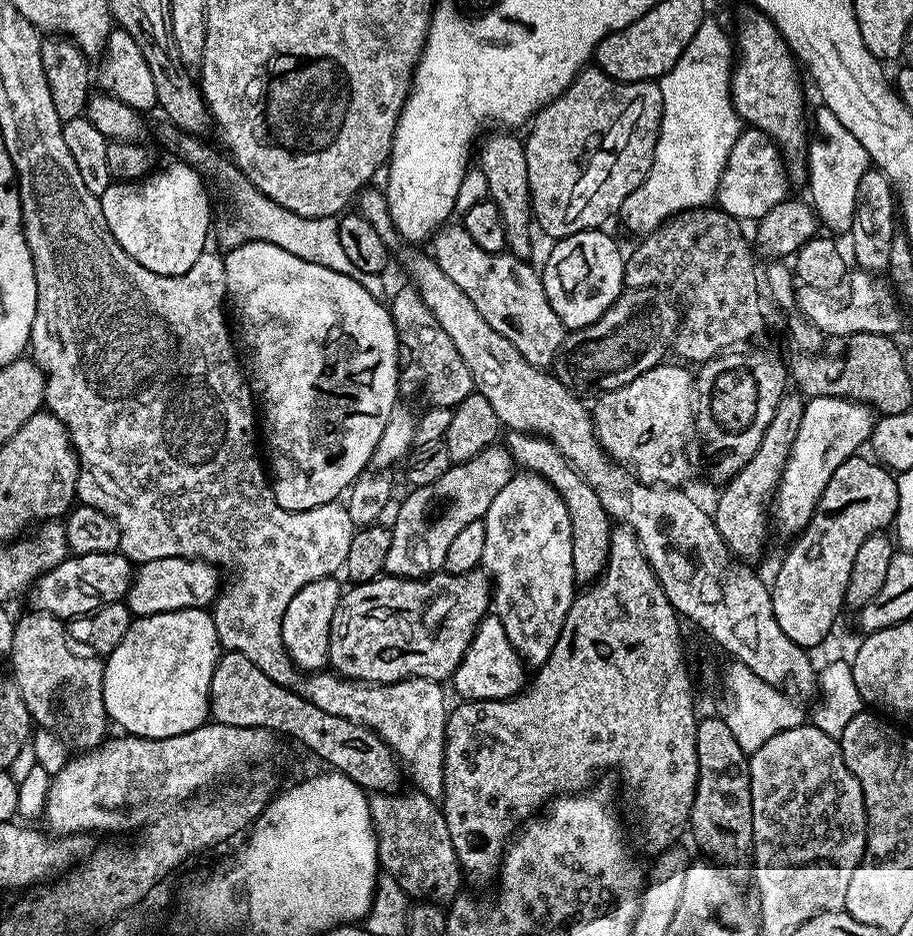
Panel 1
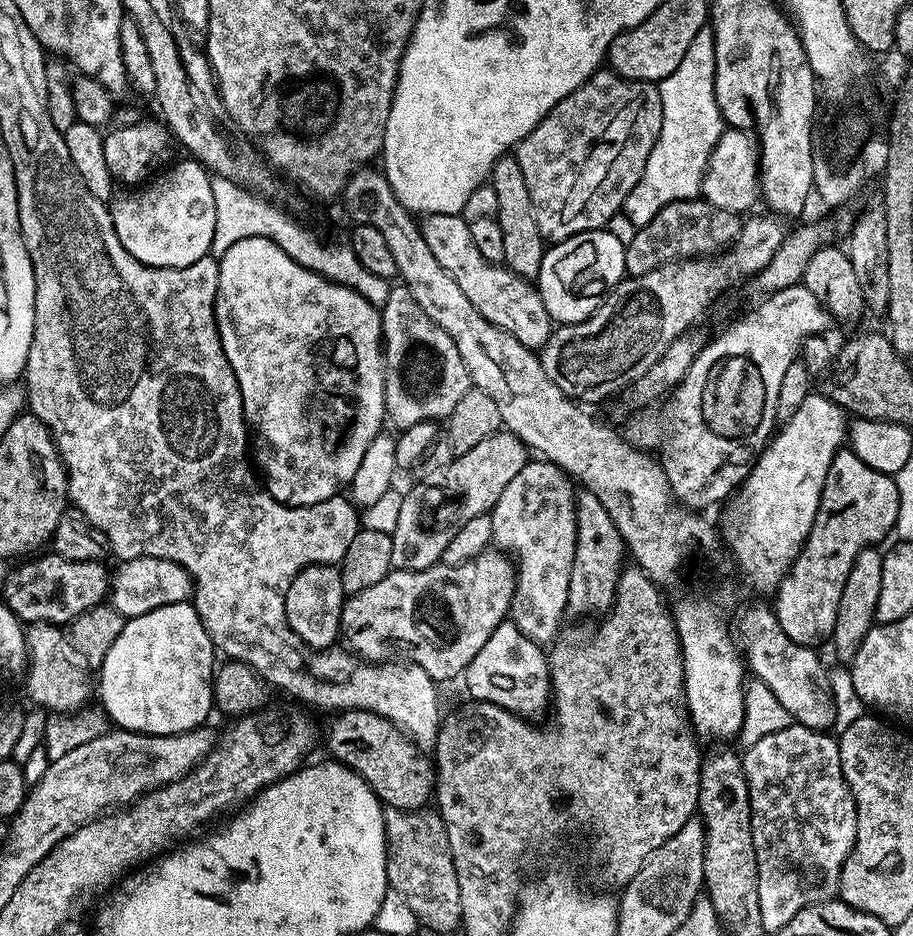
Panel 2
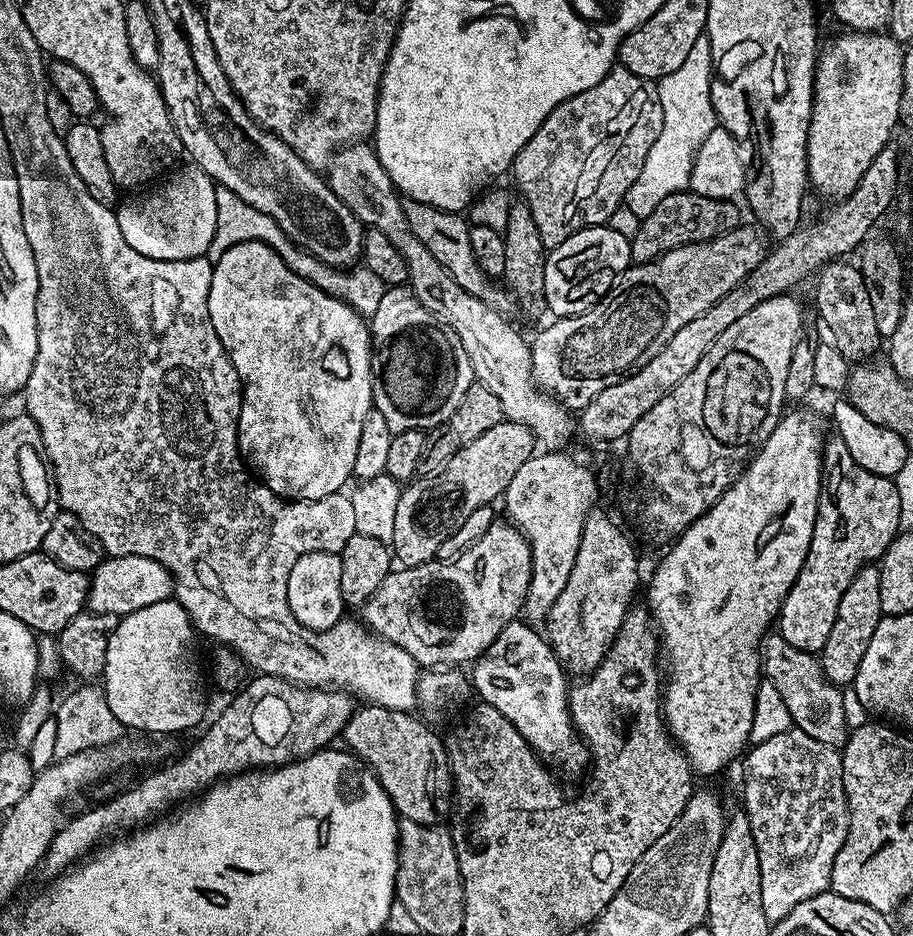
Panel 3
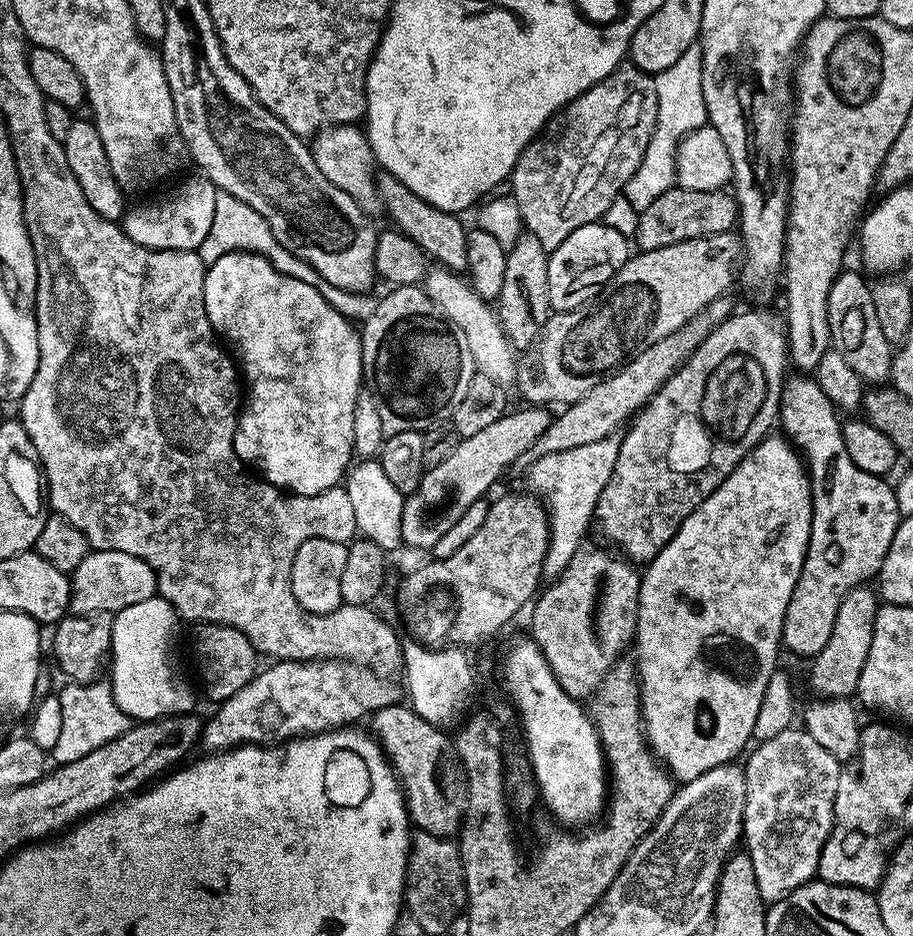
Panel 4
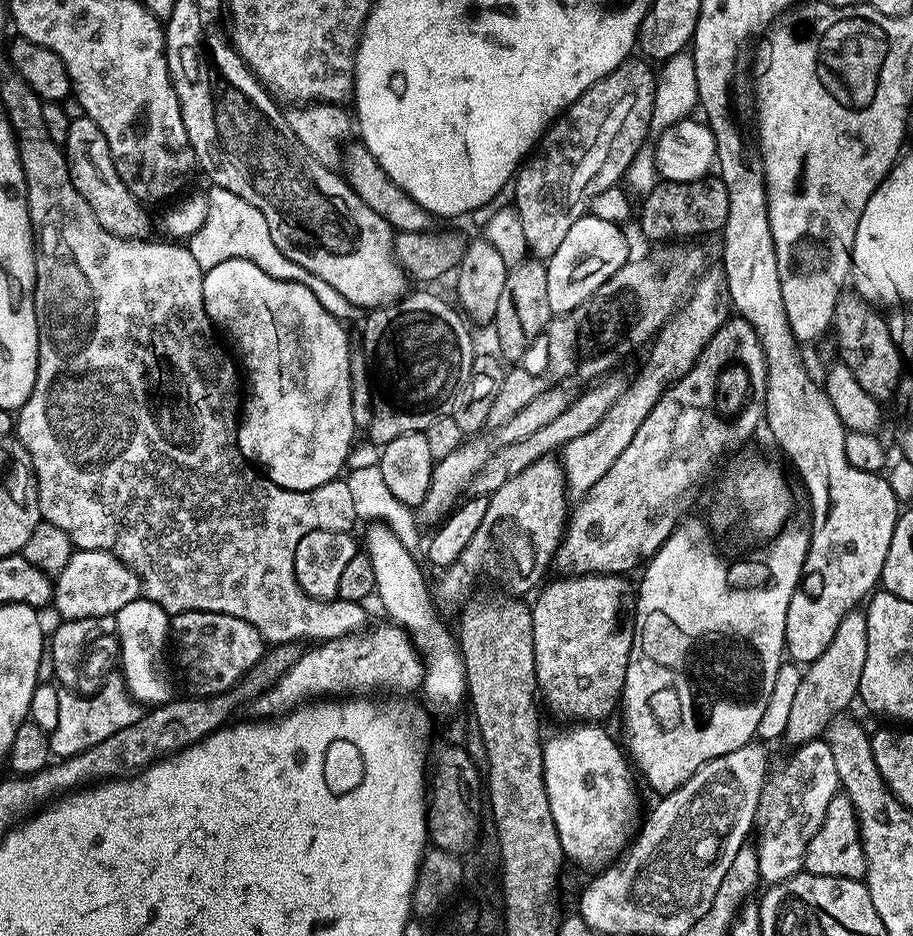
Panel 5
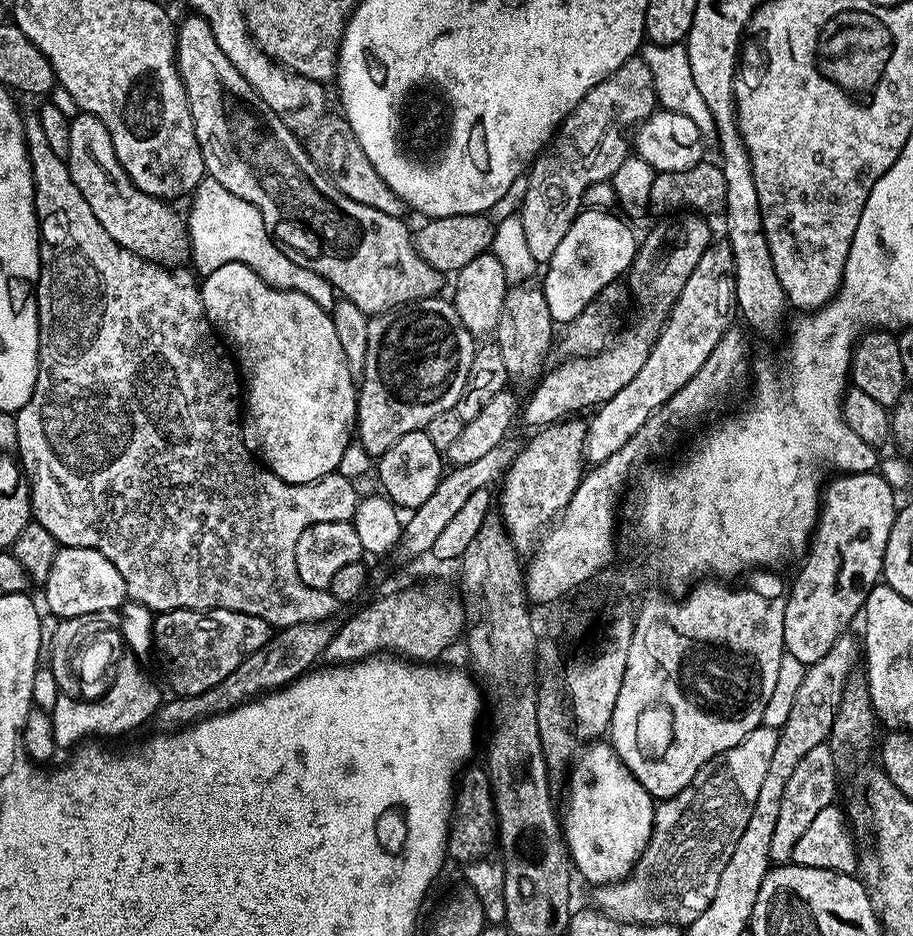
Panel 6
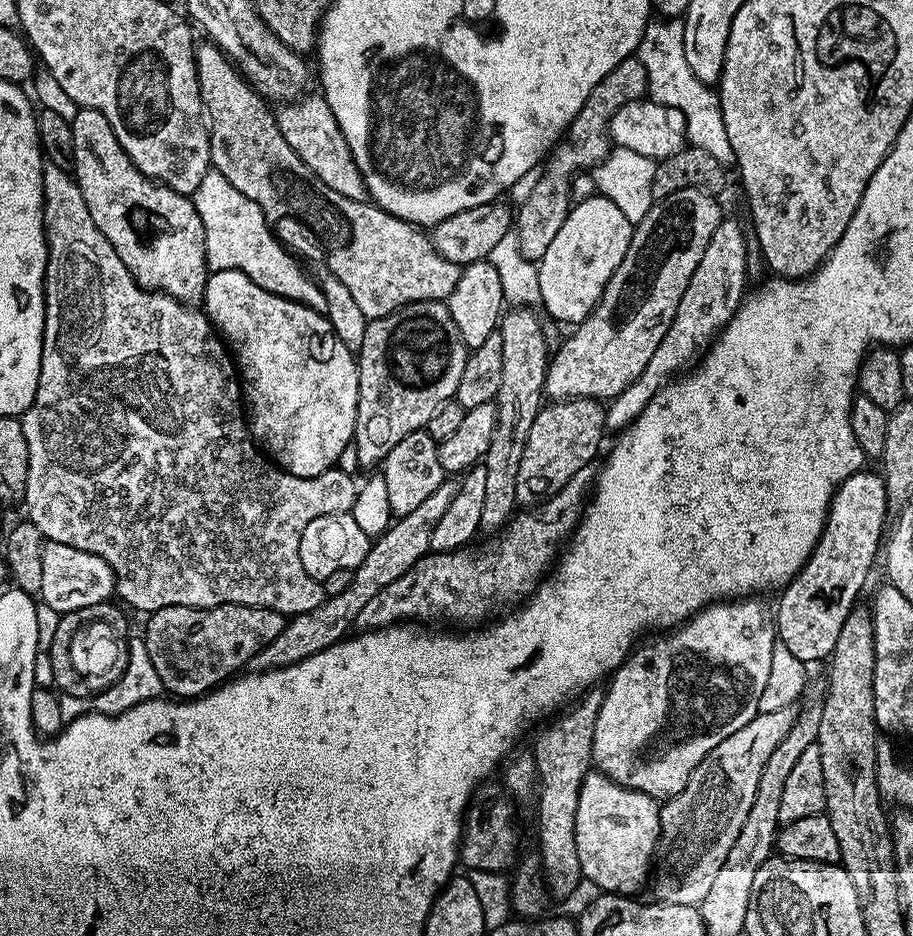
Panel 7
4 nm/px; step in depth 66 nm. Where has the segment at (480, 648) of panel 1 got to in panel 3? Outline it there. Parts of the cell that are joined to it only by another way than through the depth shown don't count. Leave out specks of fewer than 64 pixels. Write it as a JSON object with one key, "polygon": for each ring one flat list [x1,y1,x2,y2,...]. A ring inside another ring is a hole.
{"polygon":[[520,618,510,621,475,661,472,676,470,672,471,687,483,703,497,708,515,726,545,764,560,764,564,772,580,772,583,768,585,771,590,753,572,727,572,711,568,709,569,677,547,639,531,627,535,628]]}

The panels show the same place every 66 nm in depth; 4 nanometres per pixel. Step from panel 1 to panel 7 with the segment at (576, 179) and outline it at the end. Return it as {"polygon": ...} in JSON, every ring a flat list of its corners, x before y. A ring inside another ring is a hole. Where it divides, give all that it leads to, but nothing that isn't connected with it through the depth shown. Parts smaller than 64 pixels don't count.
{"polygon":[[636,54,618,62,618,66,614,66,614,70,610,70,610,74,606,74,606,78,602,78,602,82,594,86,594,90,590,90,590,98,582,102,582,110,578,110,567,132,547,157,541,177,531,191,530,198,518,205,514,216,514,231,520,252,526,259,539,262,550,247,550,242,554,242,562,222,566,222,572,177,596,168,609,153,608,119,619,108,626,106,626,102,645,99,647,90,646,66,642,66,639,55]]}

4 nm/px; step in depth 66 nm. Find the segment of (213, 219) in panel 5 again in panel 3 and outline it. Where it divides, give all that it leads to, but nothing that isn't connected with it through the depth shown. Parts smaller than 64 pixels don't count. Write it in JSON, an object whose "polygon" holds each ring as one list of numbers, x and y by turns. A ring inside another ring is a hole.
{"polygon":[[221,187,216,189,216,205,218,206,218,222,214,226,214,238,207,250,209,257,219,258,222,254,226,254,226,250,230,250,230,246,238,246,246,242,262,242,266,246,270,246,270,250,274,250,274,254,278,254,278,258,282,258,282,262,286,262,286,266,290,270,294,270,294,274,306,278,306,282,318,286,318,290,322,290,334,298,343,300,346,297,349,306,355,308,361,316,371,318,374,310,378,310,386,287,382,278,378,278,378,274,370,274,368,268,361,267,359,269,360,296,356,292,348,294,348,287,352,284,351,278,347,276,349,273,339,268,332,268,318,257,311,256,309,252,305,252,304,249,298,247,280,229,278,222,274,222,274,218,262,214,262,210,254,210,254,206,242,202,242,198,238,198,238,194]]}

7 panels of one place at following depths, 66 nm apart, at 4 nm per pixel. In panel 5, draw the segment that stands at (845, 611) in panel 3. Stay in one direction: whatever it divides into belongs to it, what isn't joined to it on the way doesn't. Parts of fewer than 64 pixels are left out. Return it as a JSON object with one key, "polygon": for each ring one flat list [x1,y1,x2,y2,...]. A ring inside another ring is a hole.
{"polygon":[[853,610,845,614,830,638,830,646,818,654,813,664,803,669,798,691,786,722,783,743,799,746,823,737,824,729,837,714,849,711,848,703,857,699,862,678,862,666,866,666,866,642,868,641,868,618,863,611]]}

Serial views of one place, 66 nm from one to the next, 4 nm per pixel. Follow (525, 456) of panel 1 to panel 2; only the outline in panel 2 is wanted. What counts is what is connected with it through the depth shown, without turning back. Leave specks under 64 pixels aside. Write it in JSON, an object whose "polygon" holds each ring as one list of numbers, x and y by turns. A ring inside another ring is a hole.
{"polygon":[[580,490,576,493,576,545,574,566,570,570,567,615,588,616,591,612,607,613,616,600,616,587,620,574,626,567,626,549,614,518,610,518,606,506,598,502,594,493]]}

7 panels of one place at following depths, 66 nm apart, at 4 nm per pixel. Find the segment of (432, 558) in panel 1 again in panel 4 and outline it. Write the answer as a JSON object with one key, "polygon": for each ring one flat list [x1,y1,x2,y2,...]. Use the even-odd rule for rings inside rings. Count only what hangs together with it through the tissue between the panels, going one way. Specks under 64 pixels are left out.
{"polygon":[[524,406,521,412,505,411,498,422,486,426,478,434,461,439,459,446,438,466,425,471,418,490,407,493,401,518,401,538,412,548,430,550,466,514,474,502,485,499,488,491,507,473,511,464,520,454,538,441,553,419,553,413,544,406],[550,412,550,413,548,413]]}

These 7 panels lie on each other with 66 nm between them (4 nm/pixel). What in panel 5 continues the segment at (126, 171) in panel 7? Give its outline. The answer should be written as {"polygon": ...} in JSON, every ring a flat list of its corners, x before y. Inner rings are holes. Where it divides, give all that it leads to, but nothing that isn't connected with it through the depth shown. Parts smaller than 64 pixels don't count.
{"polygon":[[86,115,77,120,70,120,70,134,66,134,66,142,62,147,64,155,68,158,74,190,78,190,82,198,86,198,90,210,94,210,94,218,98,218,98,222,102,222,102,226,115,236,147,237,149,209,134,196,126,182,122,182,114,158,110,154,106,134,98,130,96,123]]}

